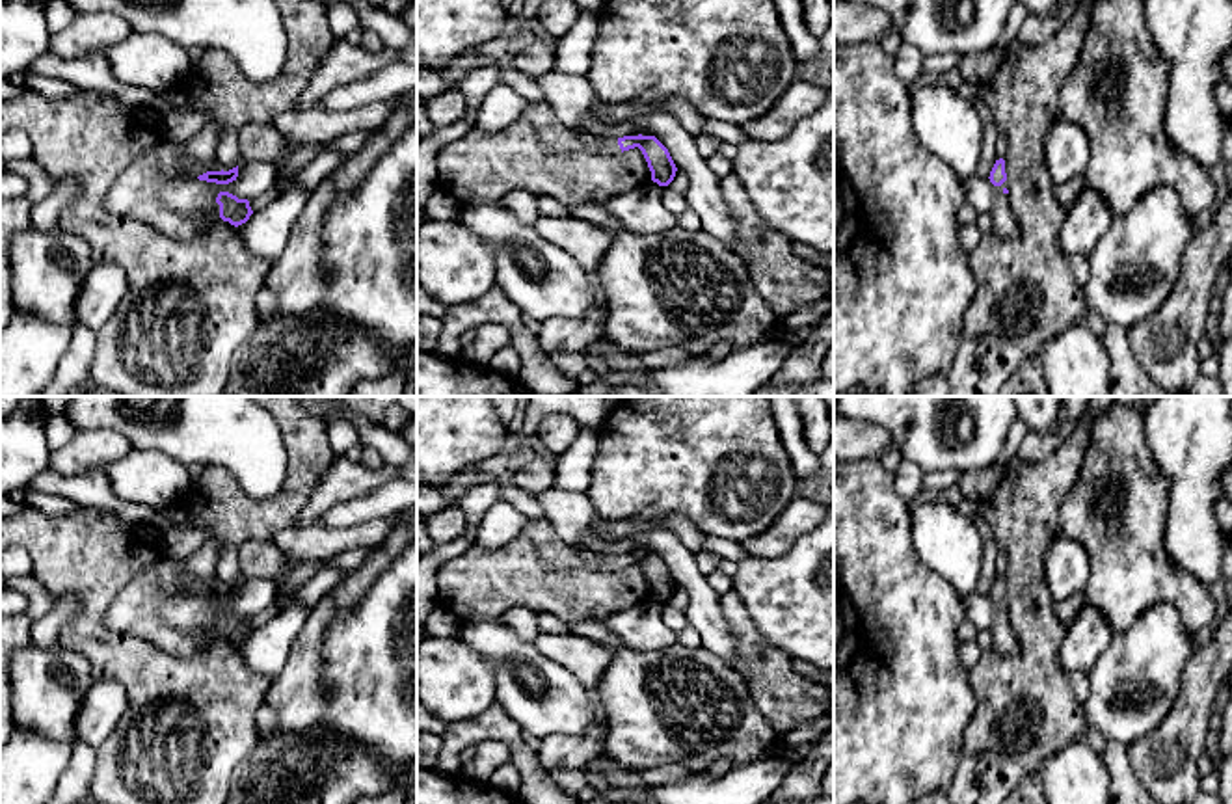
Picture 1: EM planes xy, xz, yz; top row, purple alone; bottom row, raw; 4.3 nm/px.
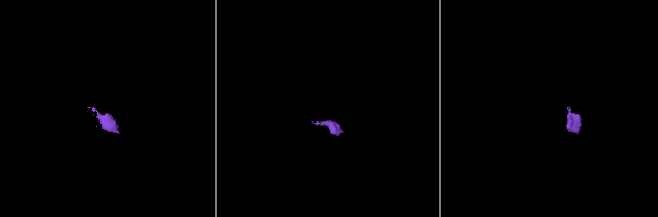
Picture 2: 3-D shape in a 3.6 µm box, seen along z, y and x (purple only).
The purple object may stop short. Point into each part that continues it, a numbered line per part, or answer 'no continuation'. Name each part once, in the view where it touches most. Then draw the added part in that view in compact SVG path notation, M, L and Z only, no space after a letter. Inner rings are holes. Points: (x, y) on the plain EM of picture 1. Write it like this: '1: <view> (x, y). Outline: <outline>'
1: yz (1004, 641). Outline: M1007 597L1001 603L994 603L994 620L990 625L992 650L998 653L1014 653L1016 651L1016 636L1011 627L1009 612L1003 609L1007 605Z

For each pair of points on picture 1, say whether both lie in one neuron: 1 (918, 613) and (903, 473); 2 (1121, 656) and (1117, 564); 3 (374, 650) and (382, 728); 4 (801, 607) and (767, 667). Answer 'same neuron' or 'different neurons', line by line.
1: different neurons
2: different neurons
3: same neuron
4: different neurons

